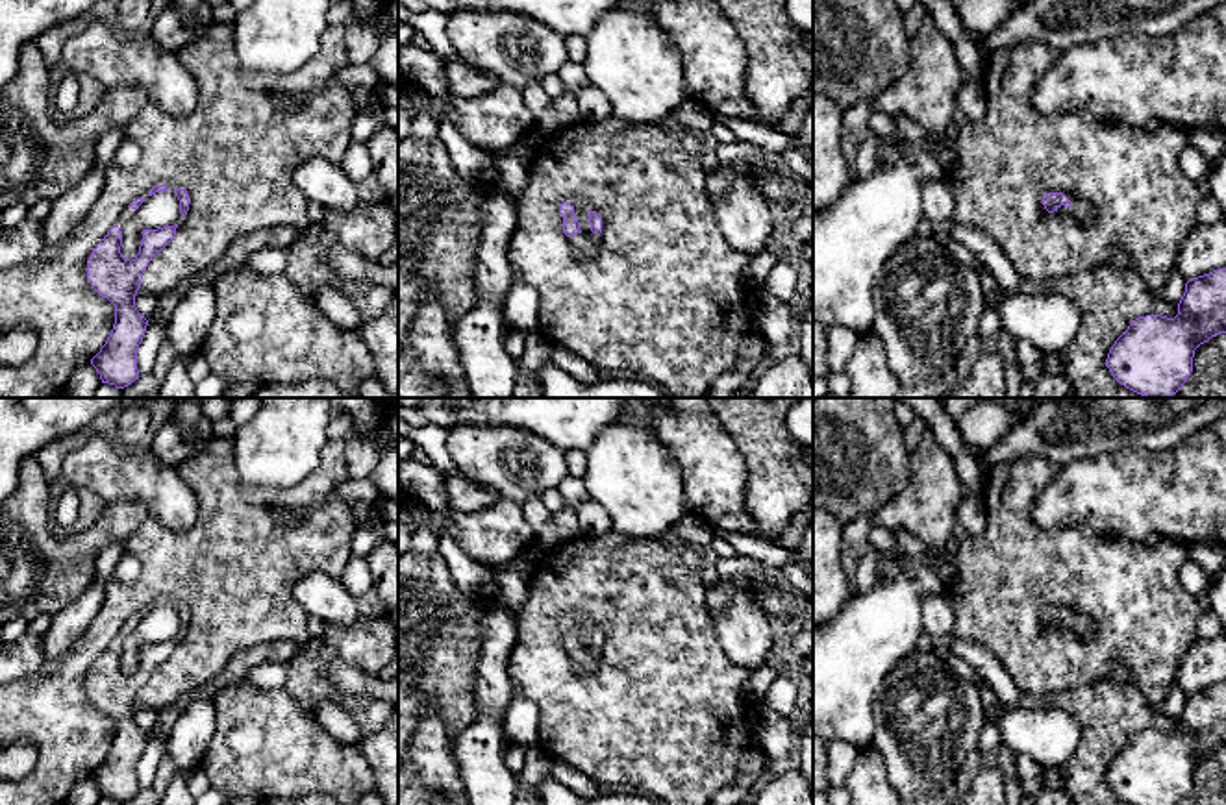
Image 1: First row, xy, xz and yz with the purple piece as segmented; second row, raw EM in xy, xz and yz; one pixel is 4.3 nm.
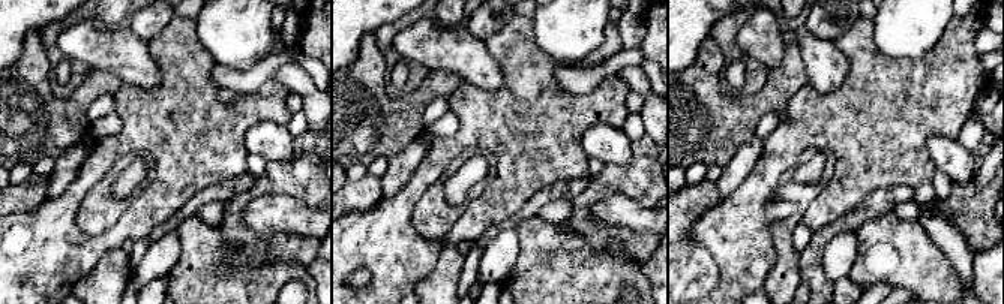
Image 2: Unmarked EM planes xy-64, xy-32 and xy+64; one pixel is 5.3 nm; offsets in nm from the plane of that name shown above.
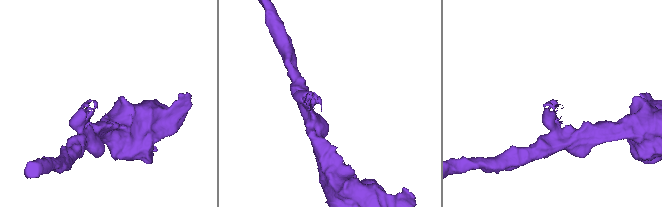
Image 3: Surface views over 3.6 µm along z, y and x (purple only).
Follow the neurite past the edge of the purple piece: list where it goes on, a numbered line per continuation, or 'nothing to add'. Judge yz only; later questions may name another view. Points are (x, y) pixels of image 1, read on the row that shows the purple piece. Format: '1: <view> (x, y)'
1: yz (1080, 210)

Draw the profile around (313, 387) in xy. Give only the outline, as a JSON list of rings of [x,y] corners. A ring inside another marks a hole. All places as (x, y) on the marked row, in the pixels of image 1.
[[[330,379],[274,383],[254,390],[252,398],[350,398]]]

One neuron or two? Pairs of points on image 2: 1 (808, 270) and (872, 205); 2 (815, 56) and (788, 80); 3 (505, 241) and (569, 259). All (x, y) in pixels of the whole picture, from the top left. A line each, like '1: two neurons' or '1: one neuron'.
1: one neuron
2: two neurons
3: two neurons

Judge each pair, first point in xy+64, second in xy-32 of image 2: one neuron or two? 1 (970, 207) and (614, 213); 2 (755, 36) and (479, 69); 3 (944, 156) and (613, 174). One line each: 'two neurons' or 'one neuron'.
1: two neurons
2: one neuron
3: two neurons

